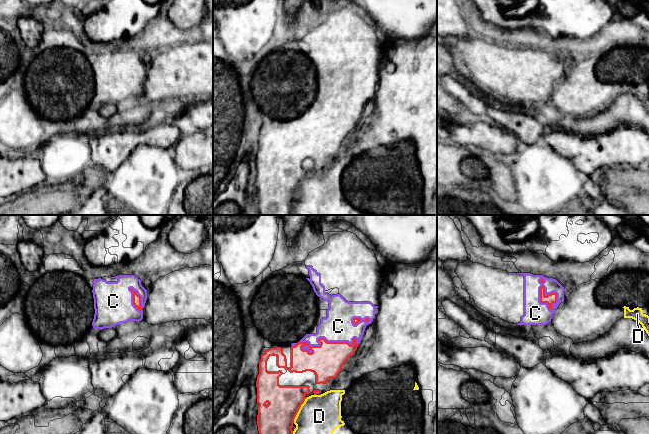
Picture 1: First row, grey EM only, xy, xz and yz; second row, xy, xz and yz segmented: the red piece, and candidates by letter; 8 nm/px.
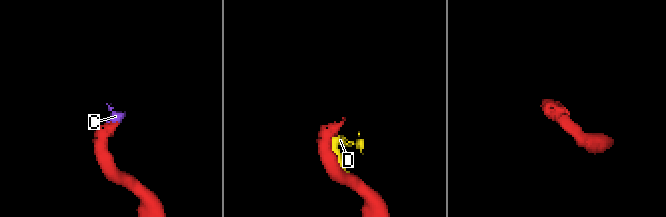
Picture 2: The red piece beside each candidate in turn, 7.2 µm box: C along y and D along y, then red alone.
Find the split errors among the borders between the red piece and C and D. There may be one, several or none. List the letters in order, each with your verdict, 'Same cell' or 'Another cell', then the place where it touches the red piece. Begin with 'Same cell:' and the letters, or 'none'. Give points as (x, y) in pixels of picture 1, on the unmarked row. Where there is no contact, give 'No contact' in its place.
Same cell: C
C: Same cell. Touches red at xz (326, 117)
D: Another cell. Touches red at xz (298, 186)

